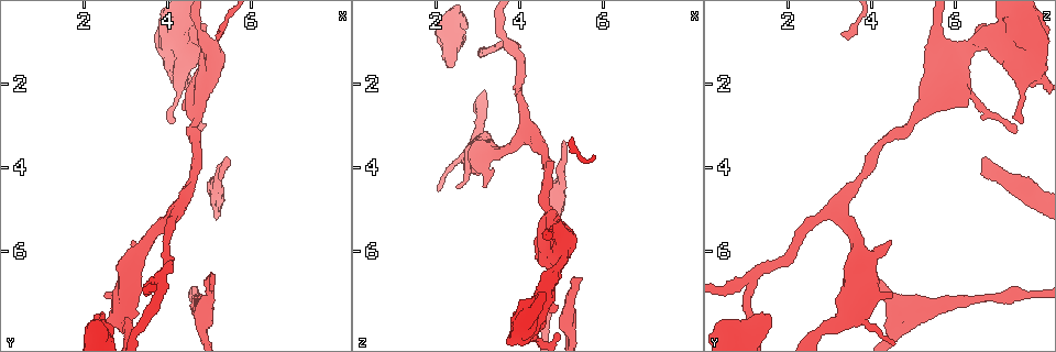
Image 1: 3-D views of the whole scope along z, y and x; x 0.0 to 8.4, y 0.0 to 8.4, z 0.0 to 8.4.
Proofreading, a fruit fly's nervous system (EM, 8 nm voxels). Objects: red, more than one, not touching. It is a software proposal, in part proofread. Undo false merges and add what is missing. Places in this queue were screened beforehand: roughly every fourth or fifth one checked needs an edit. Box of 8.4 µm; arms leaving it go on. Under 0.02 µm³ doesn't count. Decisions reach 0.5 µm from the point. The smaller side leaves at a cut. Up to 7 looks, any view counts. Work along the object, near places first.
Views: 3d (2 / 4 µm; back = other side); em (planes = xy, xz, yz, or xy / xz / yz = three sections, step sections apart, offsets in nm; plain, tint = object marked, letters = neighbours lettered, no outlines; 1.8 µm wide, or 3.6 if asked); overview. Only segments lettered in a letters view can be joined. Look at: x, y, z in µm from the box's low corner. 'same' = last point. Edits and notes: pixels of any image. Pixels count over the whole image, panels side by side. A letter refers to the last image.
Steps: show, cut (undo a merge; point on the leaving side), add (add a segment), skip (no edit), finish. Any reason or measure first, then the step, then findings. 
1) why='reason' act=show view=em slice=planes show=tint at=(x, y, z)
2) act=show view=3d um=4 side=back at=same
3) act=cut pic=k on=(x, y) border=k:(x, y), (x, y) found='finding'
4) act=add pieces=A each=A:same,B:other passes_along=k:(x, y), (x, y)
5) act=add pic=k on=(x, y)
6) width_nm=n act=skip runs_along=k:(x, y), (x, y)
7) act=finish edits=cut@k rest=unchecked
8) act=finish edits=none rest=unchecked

why='an open end' act=show view=em slice=xz step=4 show=letters at=(5.35, 3.75, 6.70)

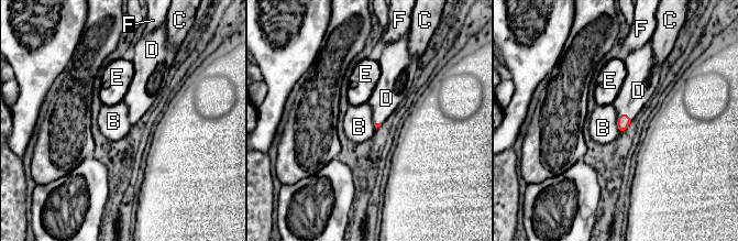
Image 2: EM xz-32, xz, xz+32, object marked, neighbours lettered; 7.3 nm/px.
longest_contact=B:150nm act=add pieces=D each=B:other,C:other,D:same,E:other,F:other found='it goes on there'

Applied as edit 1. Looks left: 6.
why='sudden change in width' act=show view=3d um=4 at=(4.20, 0.60, 7.50)

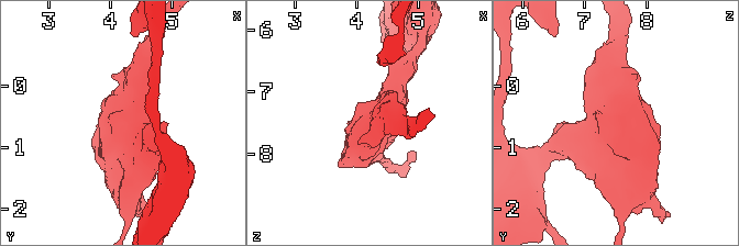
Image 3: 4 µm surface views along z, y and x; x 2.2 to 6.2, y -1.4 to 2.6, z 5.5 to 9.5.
act=show view=em um=3.6 slice=xz step=16 show=tint at=(4.15, 0.55, 7.55)

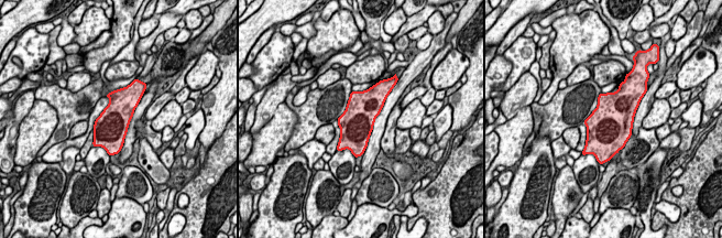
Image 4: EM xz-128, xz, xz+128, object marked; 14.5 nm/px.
why='another direction' act=show view=em um=3.6 slice=planes show=letters at=same

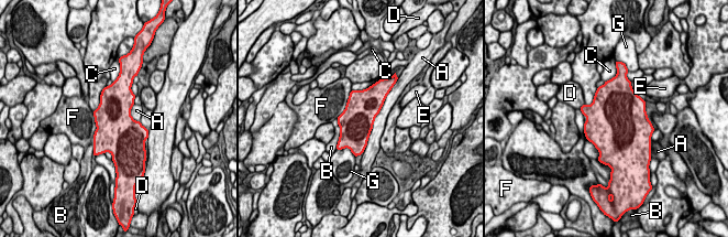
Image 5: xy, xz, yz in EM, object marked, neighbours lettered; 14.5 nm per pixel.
act=skip each=A:other,B:other,C:other,D:other,E:other,F:other,G:other border=5:(390, 90), (375, 117), (362, 152) found='one neuron here'

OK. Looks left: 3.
why='two arms in line, one across' act=show view=3d um=2 at=(3.80, 6.70, 1.10)

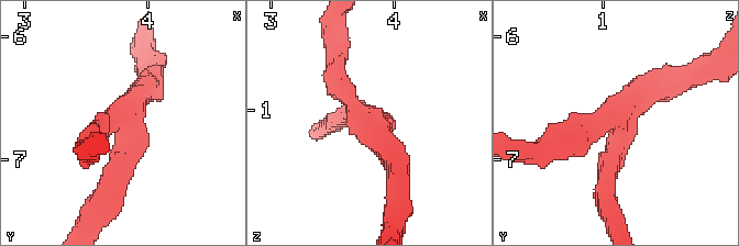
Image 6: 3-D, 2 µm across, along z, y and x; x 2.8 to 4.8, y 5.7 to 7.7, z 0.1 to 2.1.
arms=3 arm_widths_nm=190,190,190 act=show view=em um=3.6 slice=xz step=4 show=tint at=(3.82, 6.64, 1.14)

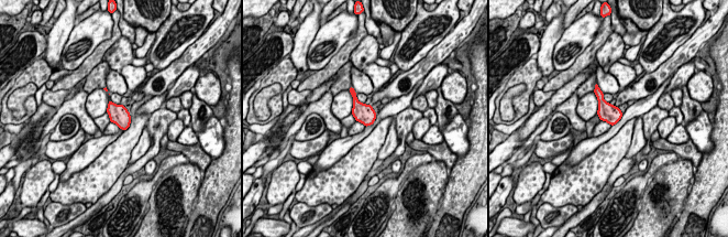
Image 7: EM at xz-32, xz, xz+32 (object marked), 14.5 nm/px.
why='what lies round it' act=show view=em um=3.6 slice=xz step=4 show=letters at=same

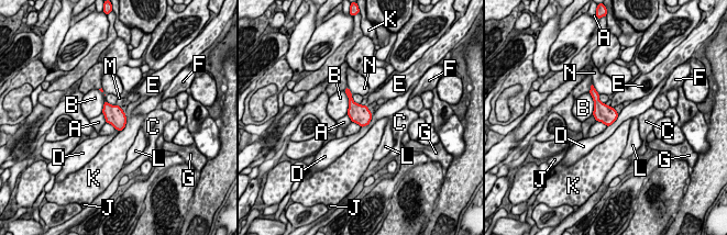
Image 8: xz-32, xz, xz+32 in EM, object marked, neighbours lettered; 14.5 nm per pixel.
longest_contact=B:360nm act=skip each=A:other,B:other,C:other,D:other,E:other,F:other,G:other,J:other,K:other,L:other,M:other,N:other found='one neuron here'

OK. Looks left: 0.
act=finish edits=add@2 rest=unchecked

